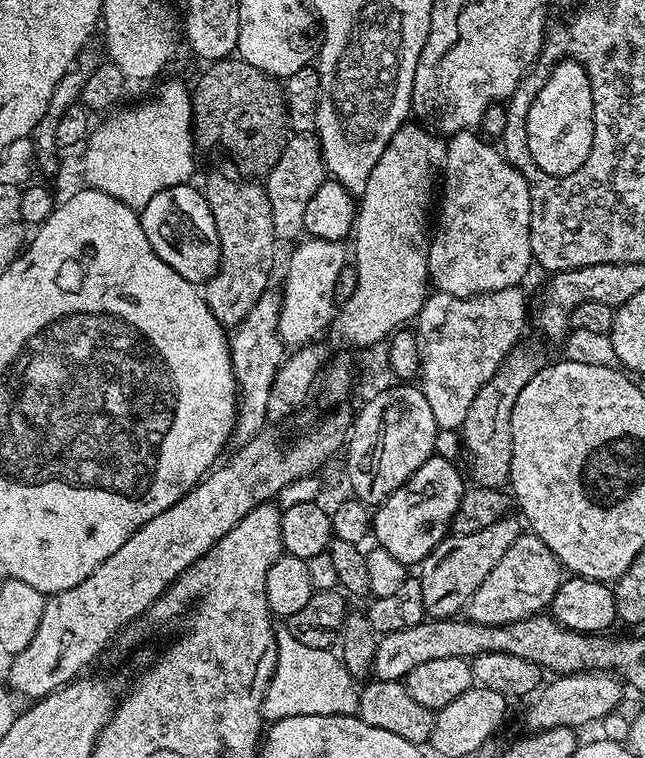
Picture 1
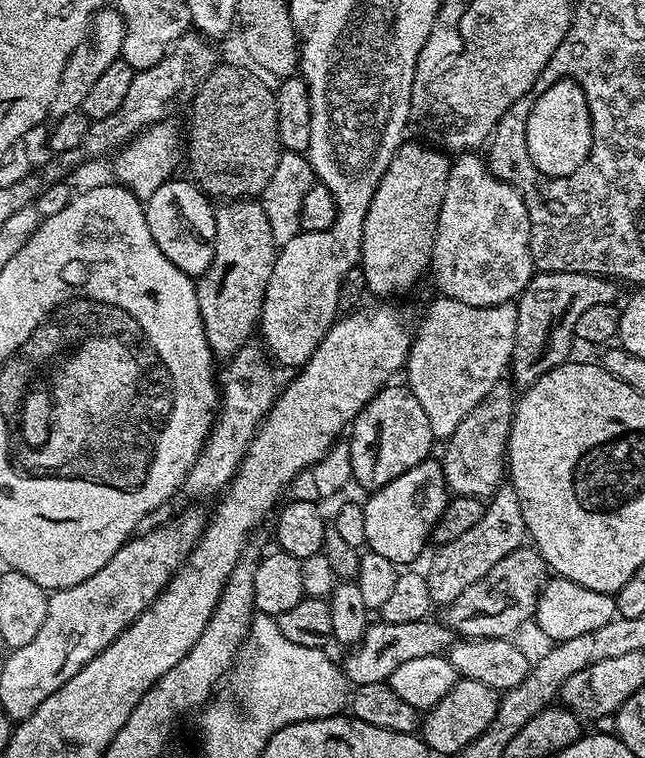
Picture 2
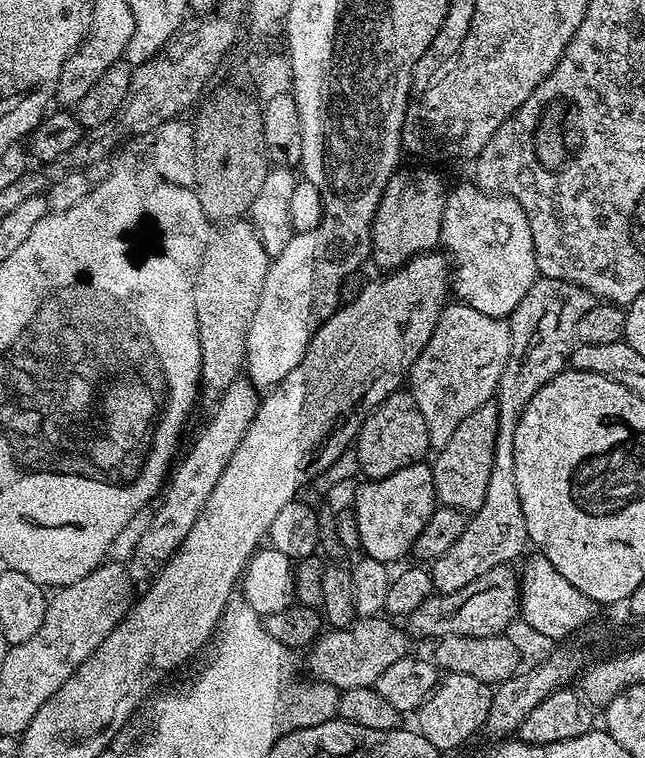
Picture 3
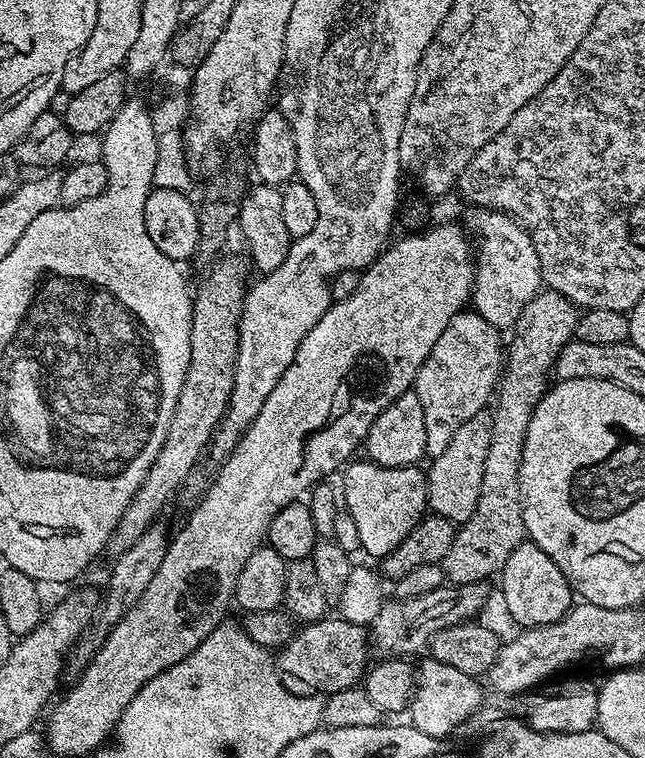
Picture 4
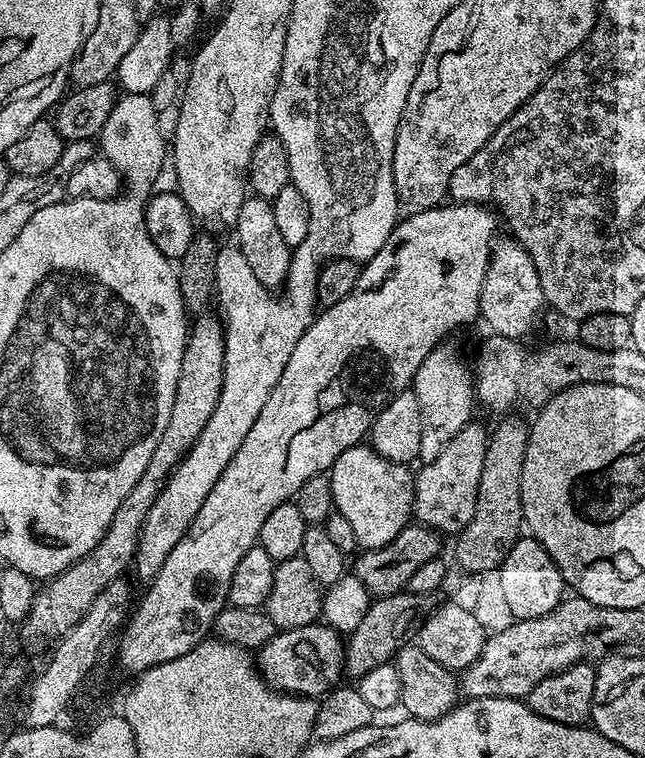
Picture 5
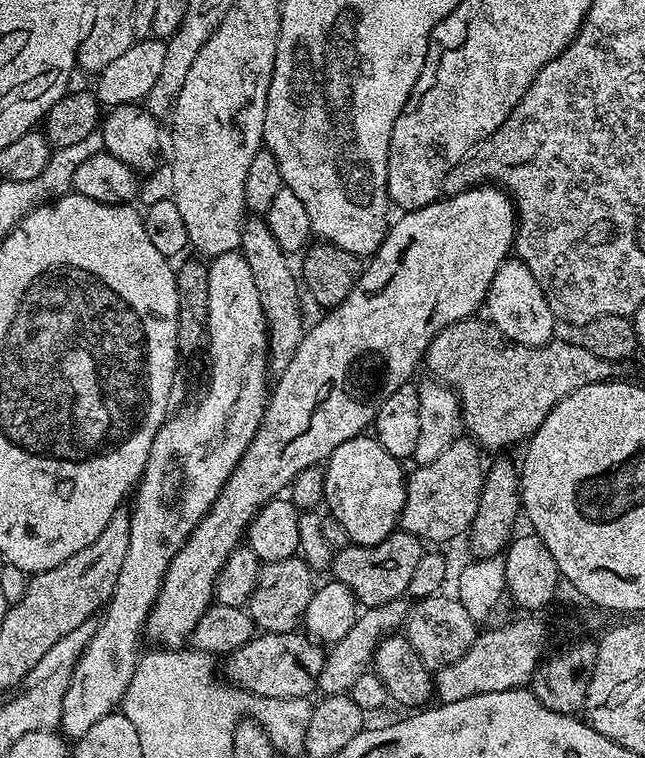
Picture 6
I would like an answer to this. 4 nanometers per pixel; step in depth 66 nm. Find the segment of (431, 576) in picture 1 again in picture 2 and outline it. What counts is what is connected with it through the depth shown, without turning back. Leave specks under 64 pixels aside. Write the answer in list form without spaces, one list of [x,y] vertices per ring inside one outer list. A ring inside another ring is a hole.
[[[502,486],[487,501],[484,516],[477,525],[466,530],[462,538],[454,538],[454,542],[441,544],[435,549],[436,557],[432,565],[426,568],[433,605],[446,606],[454,602],[468,586],[474,586],[478,578],[486,578],[486,574],[490,574],[490,570],[494,570],[494,566],[498,566],[506,554],[518,550],[525,540],[526,529],[518,494],[511,486]]]

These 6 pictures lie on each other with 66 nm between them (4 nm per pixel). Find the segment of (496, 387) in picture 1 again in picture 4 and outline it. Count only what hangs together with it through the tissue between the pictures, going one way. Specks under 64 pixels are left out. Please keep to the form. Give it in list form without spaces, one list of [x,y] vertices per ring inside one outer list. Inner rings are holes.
[[[485,410],[474,414],[467,422],[458,426],[454,438],[442,454],[438,454],[432,465],[426,468],[428,477],[428,506],[435,515],[451,520],[459,526],[465,524],[478,506],[482,494],[482,472],[486,470],[486,453],[490,451],[490,434],[492,433],[492,413]]]

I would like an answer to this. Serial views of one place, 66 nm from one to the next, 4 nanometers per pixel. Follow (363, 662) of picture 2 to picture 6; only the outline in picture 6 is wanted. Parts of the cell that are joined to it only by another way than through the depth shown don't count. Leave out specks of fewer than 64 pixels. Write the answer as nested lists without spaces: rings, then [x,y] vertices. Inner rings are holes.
[[[303,631],[265,632],[253,636],[246,646],[227,653],[225,660],[228,661],[222,664],[222,672],[227,683],[245,688],[255,696],[298,700],[311,697],[311,692],[317,691],[325,655],[325,649]]]

